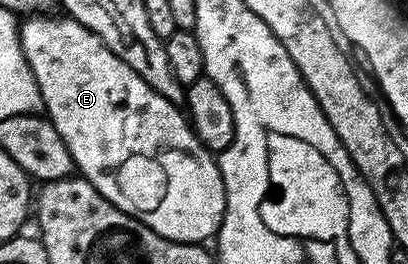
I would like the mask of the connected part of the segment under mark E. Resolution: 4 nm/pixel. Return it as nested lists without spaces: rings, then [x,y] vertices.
[[[68,16],[53,17],[26,17],[19,26],[21,47],[25,53],[27,64],[39,84],[44,113],[49,121],[55,124],[59,136],[63,136],[63,144],[67,144],[73,157],[74,167],[79,171],[80,177],[87,179],[106,200],[115,204],[115,208],[133,215],[143,224],[147,224],[147,228],[159,232],[159,236],[176,242],[208,243],[208,238],[210,241],[216,235],[225,215],[225,185],[218,159],[195,136],[192,126],[189,125],[188,117],[183,113],[182,107],[178,103],[159,96],[159,92],[155,92],[155,88],[151,88],[151,84],[147,84],[147,80],[143,80],[143,76],[139,76],[131,68],[127,68],[127,64],[123,64],[123,60],[119,60],[119,56],[115,56],[115,52],[111,52],[111,48],[107,48],[107,44],[103,44],[103,40],[99,40],[99,36],[95,36],[90,30],[83,28],[83,24],[79,24]]]

